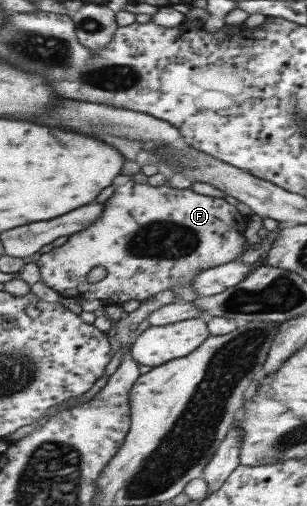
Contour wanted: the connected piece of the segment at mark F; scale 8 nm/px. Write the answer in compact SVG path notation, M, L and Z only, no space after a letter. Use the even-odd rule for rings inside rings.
M127 181L115 187L113 195L105 201L101 217L97 217L89 229L75 233L67 243L40 256L37 264L41 270L41 281L64 297L98 299L106 304L121 305L129 299L142 302L150 295L169 288L175 296L185 293L190 299L195 299L199 295L194 291L190 294L190 281L194 275L204 269L237 260L245 251L243 232L248 218L223 198L197 194L190 188L177 189L167 184L151 187ZM96 266L104 267L106 271L105 277L97 283L89 281L90 269Z

